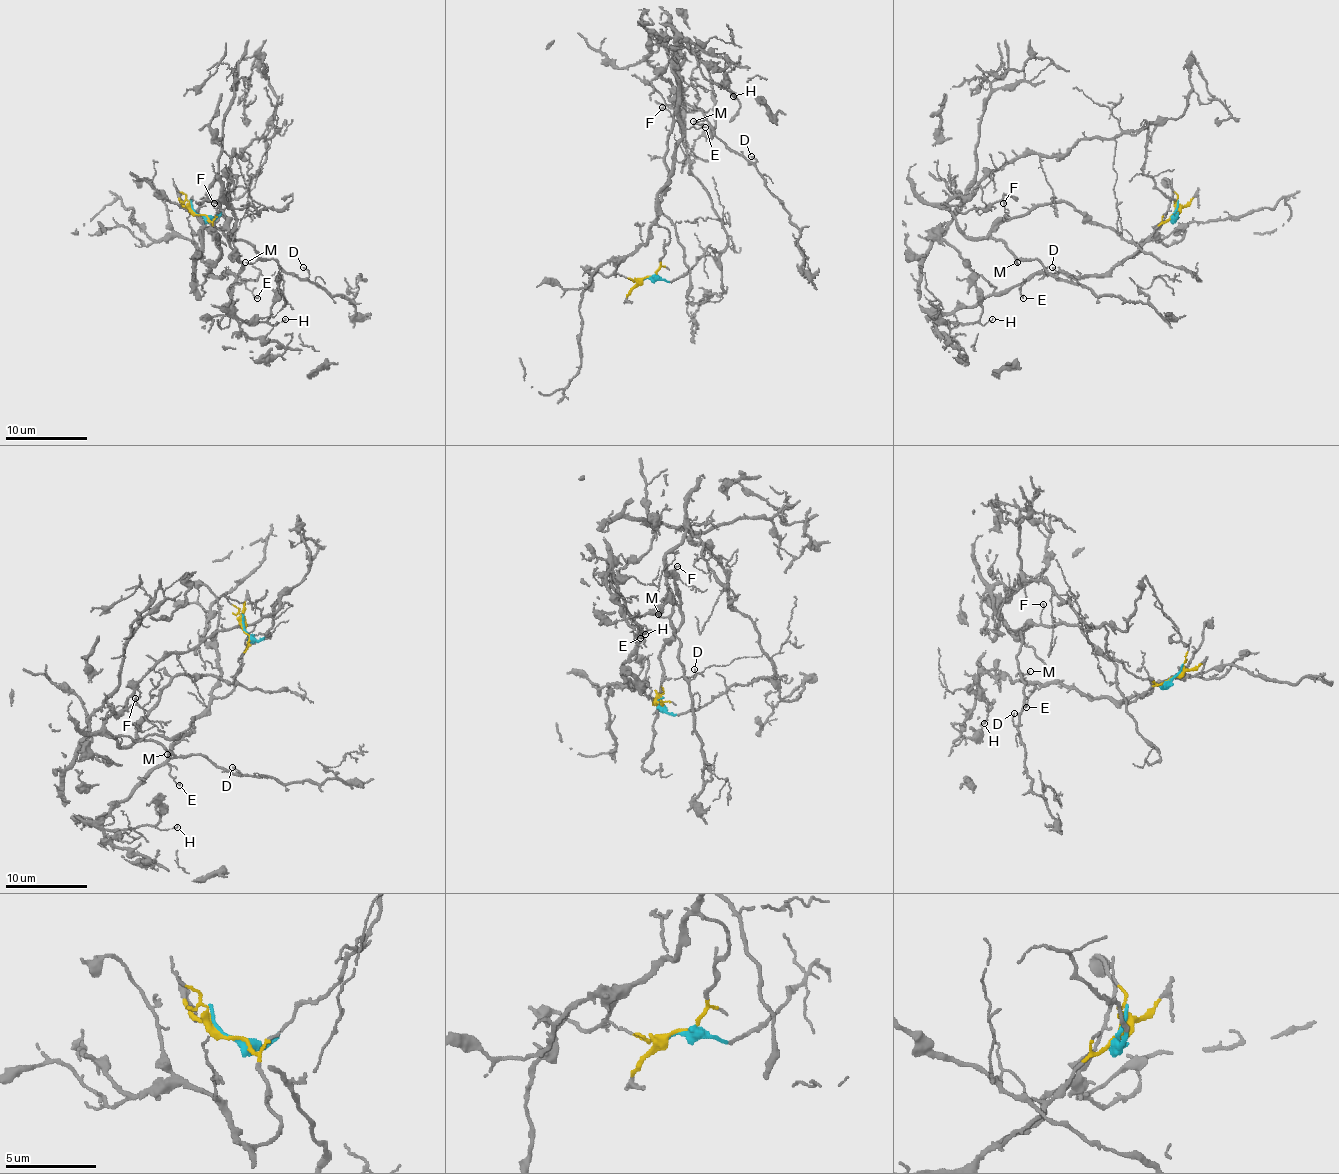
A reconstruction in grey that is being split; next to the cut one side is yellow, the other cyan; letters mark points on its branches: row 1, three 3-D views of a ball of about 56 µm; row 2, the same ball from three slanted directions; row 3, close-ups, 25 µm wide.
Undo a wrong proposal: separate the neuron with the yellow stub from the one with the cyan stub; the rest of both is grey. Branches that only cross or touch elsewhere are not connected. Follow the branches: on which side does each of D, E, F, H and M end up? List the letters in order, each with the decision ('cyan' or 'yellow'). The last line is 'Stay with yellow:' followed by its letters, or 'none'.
D: cyan
E: yellow
F: cyan
H: yellow
M: cyan
Stay with yellow: E, H

